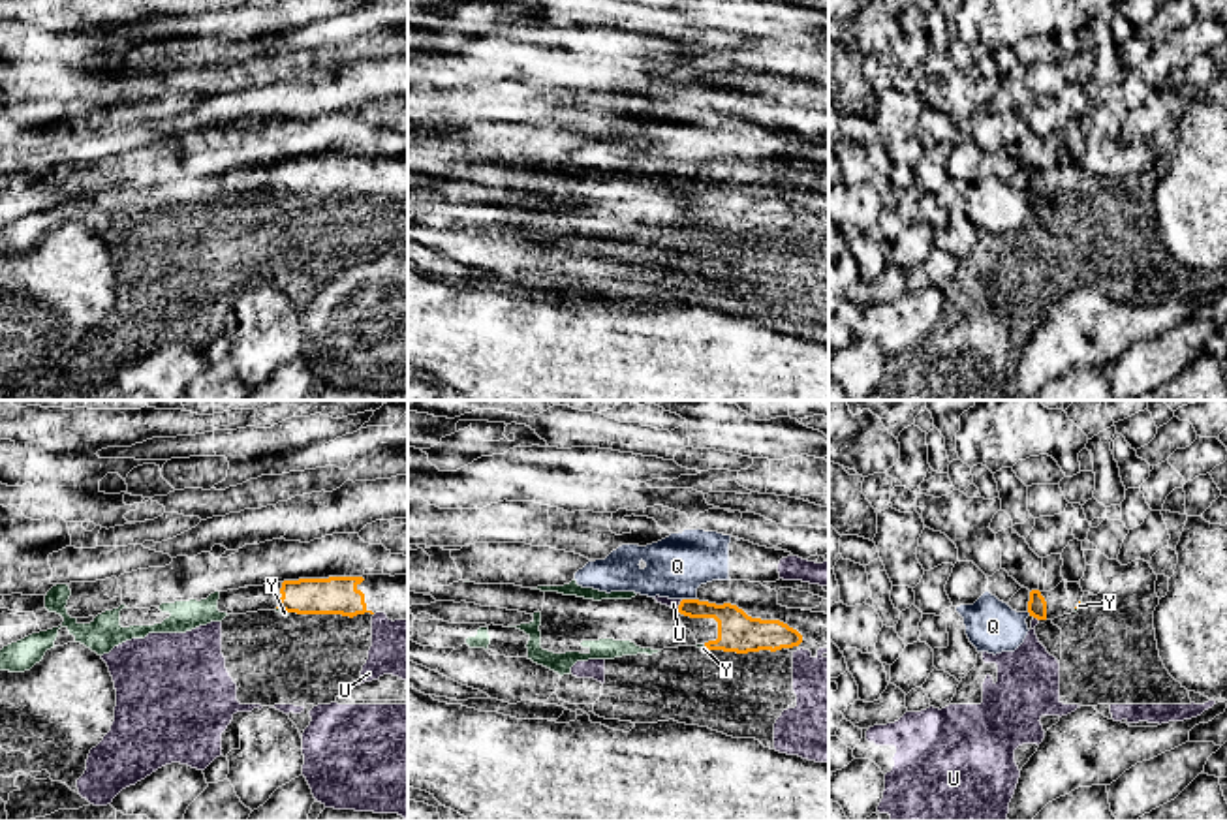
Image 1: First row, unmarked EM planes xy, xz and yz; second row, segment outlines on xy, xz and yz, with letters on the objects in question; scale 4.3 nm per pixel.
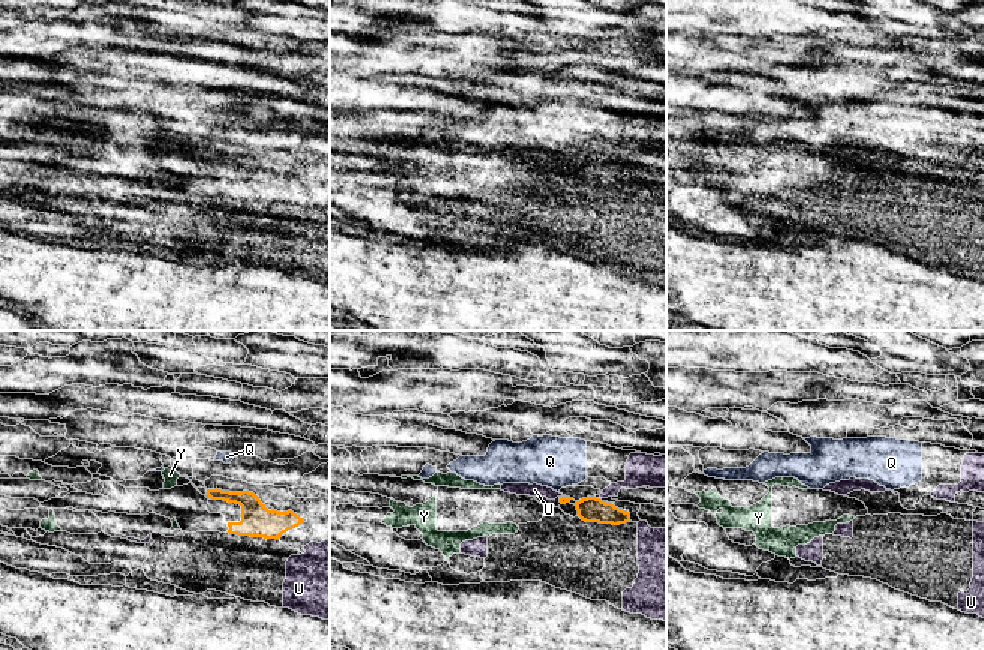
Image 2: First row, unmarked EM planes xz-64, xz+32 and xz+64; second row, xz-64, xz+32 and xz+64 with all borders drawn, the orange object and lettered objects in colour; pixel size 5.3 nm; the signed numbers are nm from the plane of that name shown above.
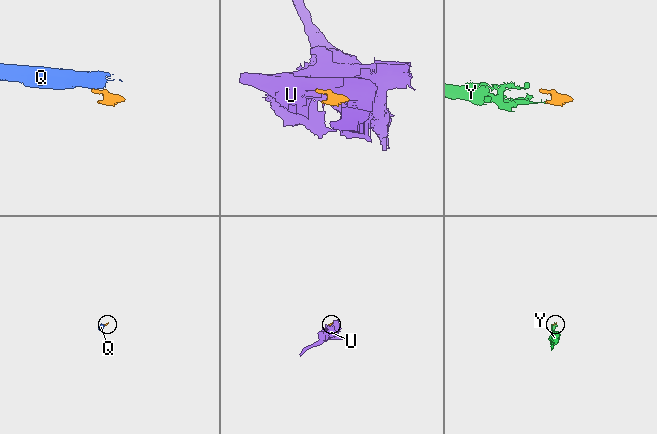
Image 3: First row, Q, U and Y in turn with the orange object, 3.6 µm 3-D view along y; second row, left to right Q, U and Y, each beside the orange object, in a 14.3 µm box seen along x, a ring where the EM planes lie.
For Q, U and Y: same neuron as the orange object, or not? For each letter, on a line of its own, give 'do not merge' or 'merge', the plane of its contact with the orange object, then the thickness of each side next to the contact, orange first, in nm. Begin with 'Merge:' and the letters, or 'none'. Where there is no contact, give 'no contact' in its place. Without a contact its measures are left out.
Merge: Y
Q: do not merge | xz | 170/260 nm
U: do not merge | yz | 80/240 nm
Y: merge | xy | 160/20 nm

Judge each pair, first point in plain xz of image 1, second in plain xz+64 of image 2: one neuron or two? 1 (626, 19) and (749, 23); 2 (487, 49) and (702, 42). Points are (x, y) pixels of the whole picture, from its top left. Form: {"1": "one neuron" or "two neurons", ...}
{"1": "one neuron", "2": "one neuron"}

